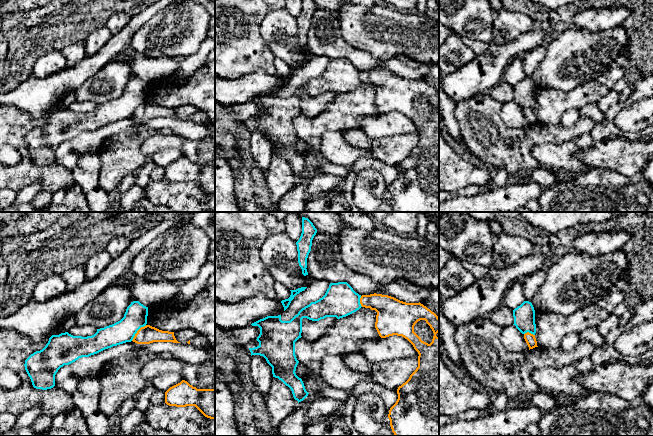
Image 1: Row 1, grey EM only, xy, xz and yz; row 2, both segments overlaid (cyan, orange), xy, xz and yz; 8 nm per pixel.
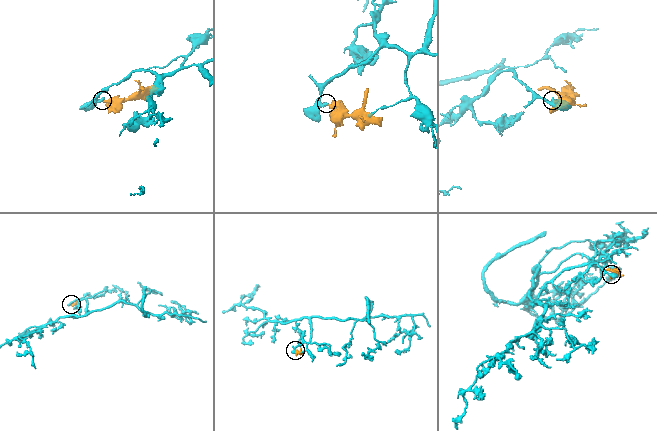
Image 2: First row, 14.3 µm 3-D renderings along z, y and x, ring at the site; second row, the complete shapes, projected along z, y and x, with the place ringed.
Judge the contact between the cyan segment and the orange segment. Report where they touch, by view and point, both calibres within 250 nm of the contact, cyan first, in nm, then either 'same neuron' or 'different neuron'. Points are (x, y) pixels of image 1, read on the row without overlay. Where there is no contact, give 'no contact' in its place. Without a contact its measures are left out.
xy (137, 106) | 190/140 nm | different neuron

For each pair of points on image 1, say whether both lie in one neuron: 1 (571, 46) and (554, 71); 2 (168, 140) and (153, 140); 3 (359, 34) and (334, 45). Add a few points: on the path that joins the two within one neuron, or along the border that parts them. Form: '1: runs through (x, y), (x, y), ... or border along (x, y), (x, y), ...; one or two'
1: runs through (570, 52), (560, 65); one
2: runs through (164, 140), (157, 140); one
3: border along (338, 17), (341, 36), (350, 45), (365, 51); two

